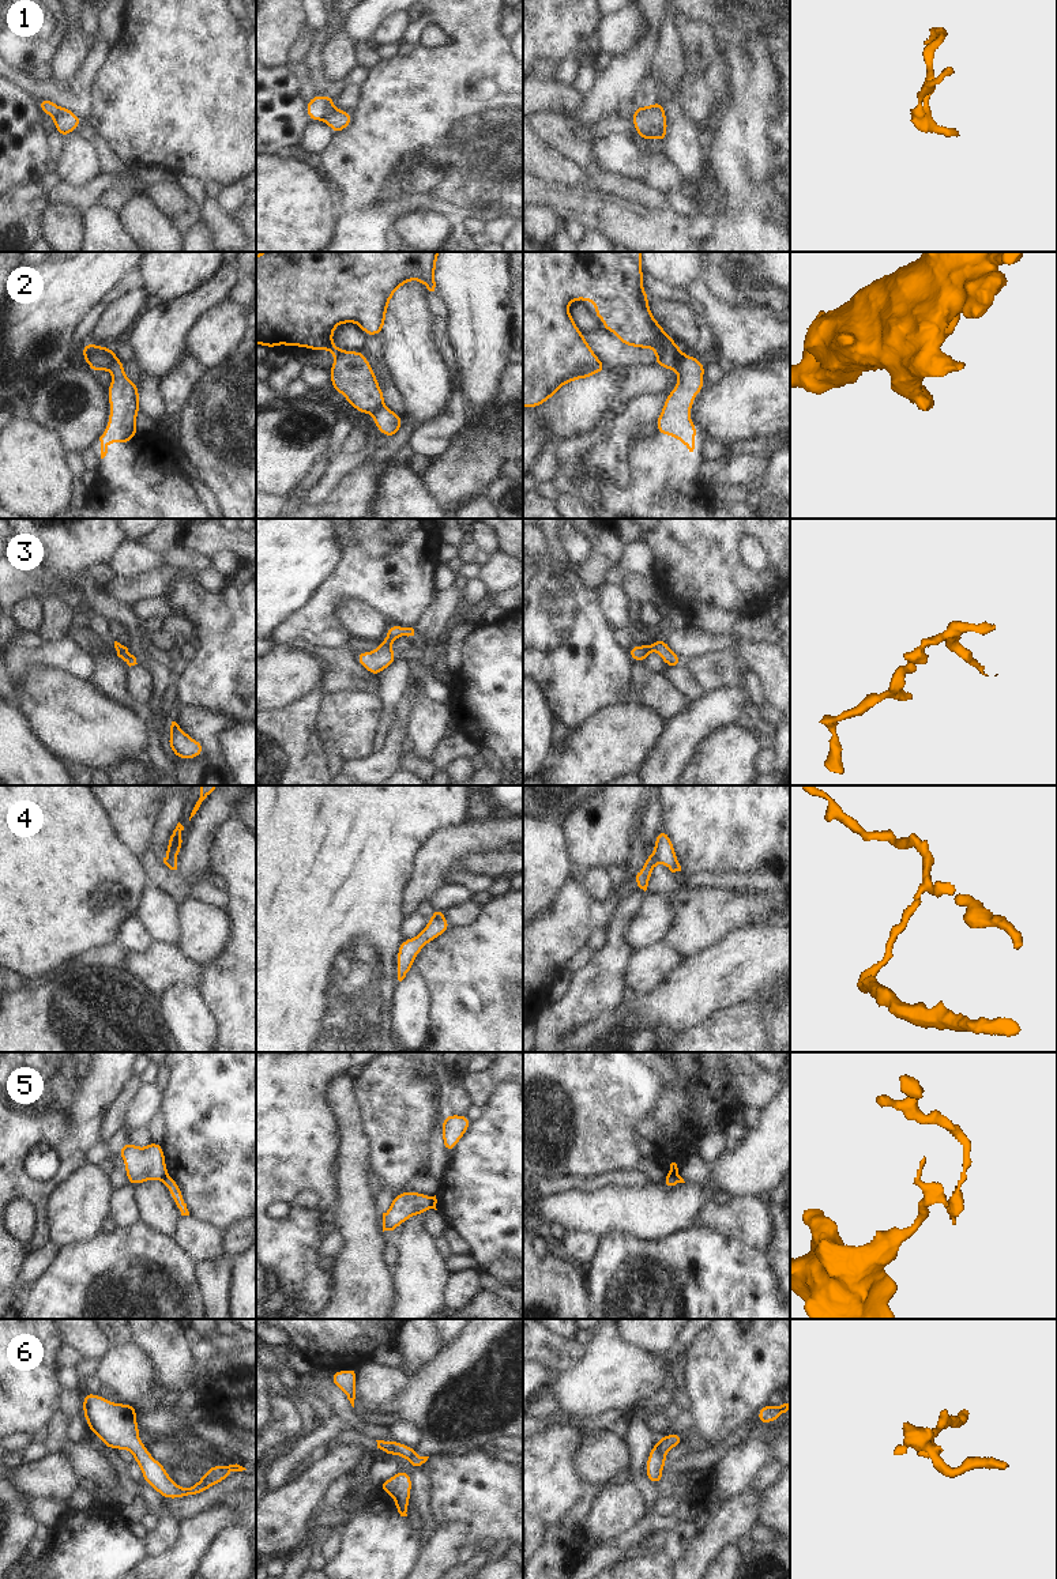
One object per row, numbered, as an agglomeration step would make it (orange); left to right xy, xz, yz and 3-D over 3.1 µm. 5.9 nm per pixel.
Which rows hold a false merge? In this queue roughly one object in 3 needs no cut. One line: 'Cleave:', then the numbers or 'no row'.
Cleave: 1, 2, 4, 5, 6.

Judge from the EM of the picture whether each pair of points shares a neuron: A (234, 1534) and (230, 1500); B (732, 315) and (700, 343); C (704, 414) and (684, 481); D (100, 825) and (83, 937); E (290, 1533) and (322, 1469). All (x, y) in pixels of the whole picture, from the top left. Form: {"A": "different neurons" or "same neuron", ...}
{"A": "different neurons", "B": "different neurons", "C": "different neurons", "D": "same neuron", "E": "same neuron"}

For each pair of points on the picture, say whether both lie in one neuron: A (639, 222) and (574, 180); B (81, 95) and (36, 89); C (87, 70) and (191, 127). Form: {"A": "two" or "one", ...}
{"A": "two", "B": "one", "C": "two"}

